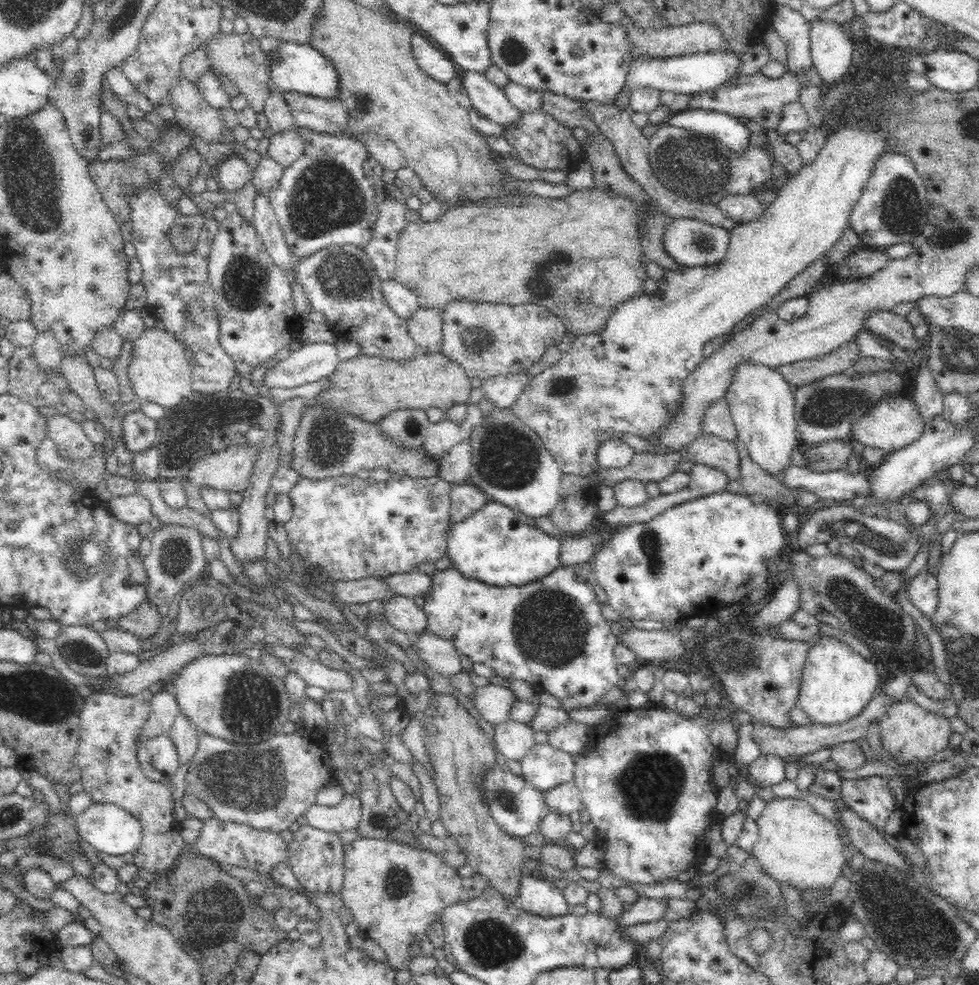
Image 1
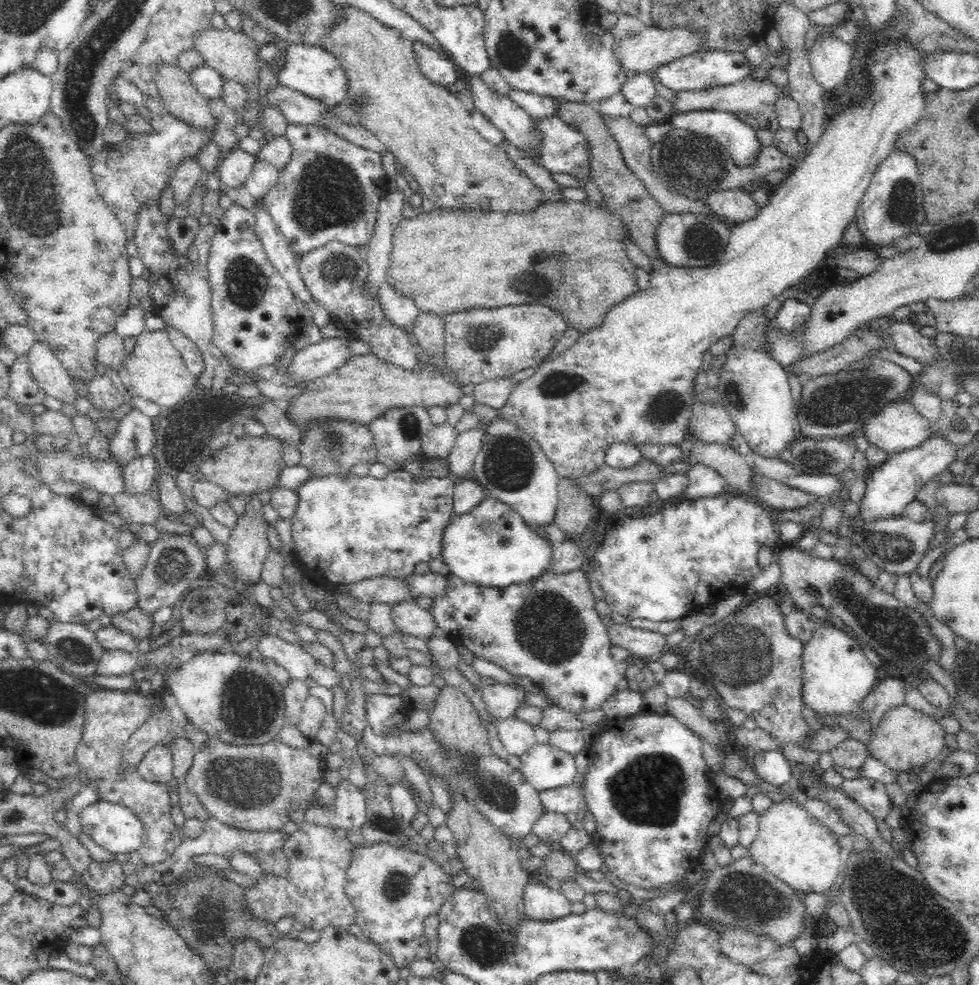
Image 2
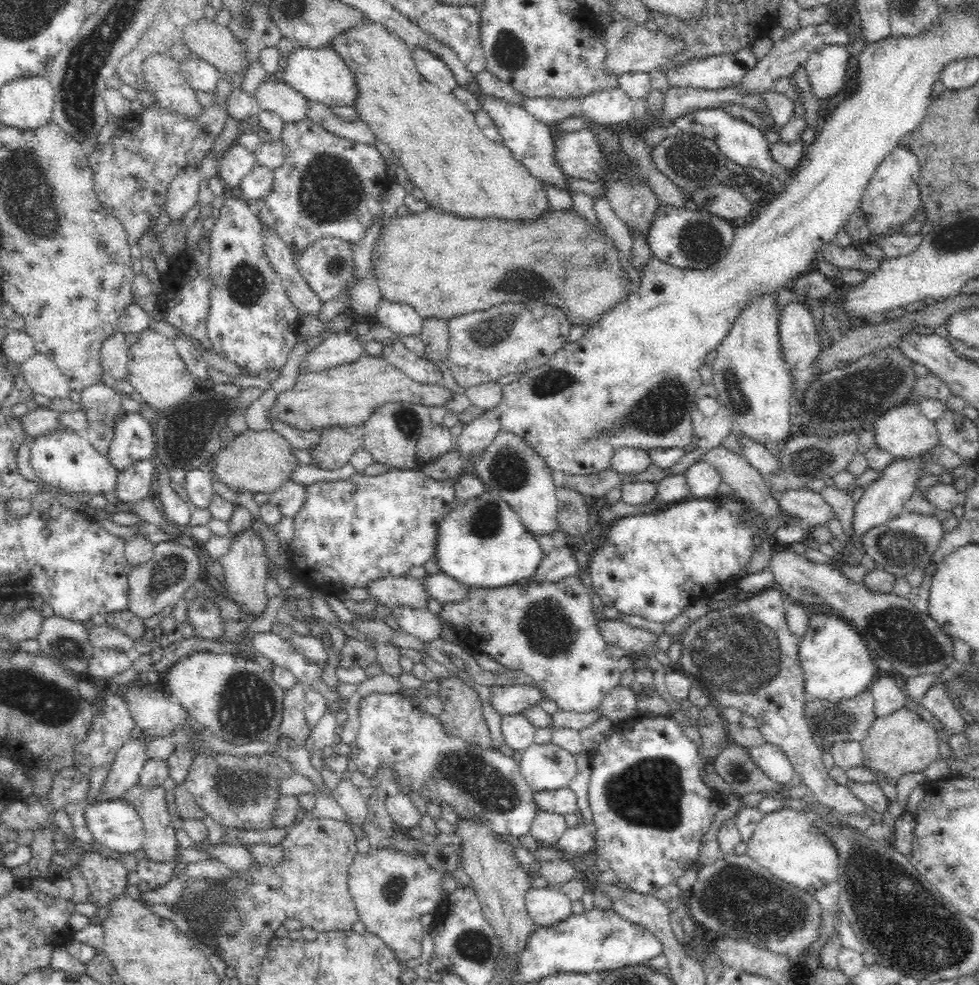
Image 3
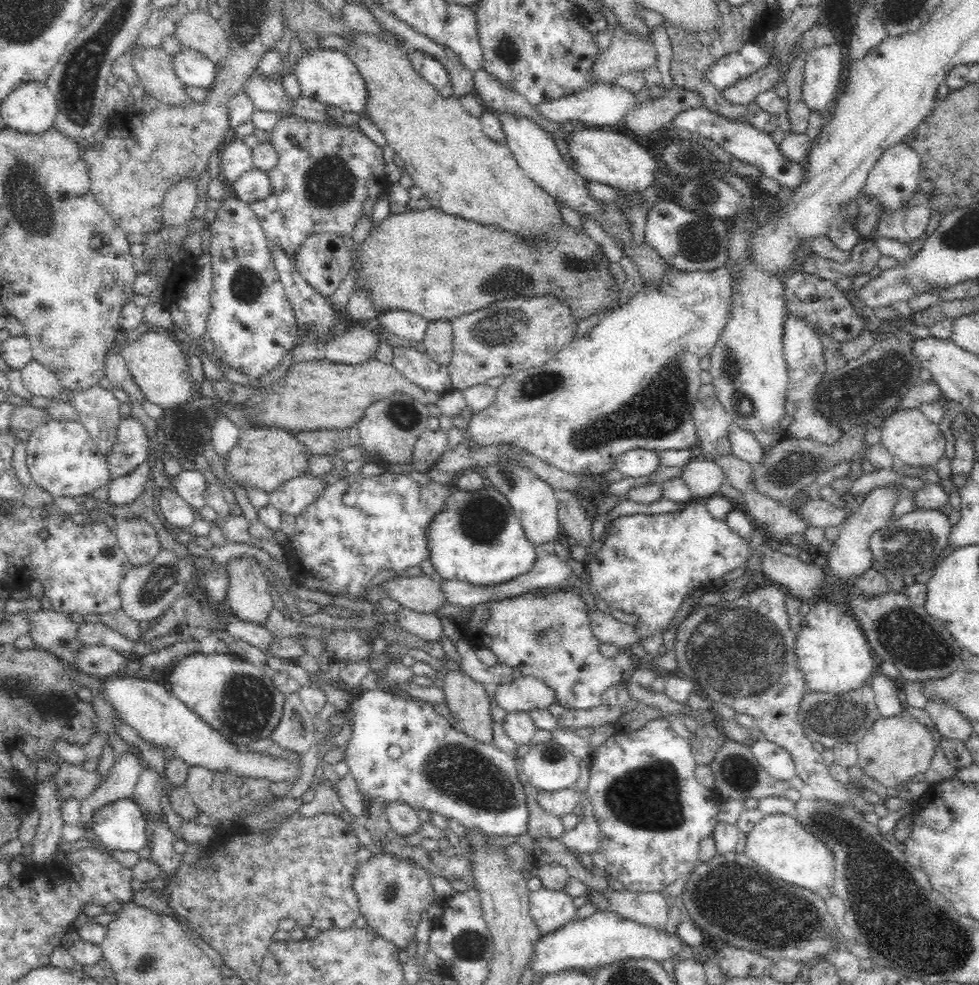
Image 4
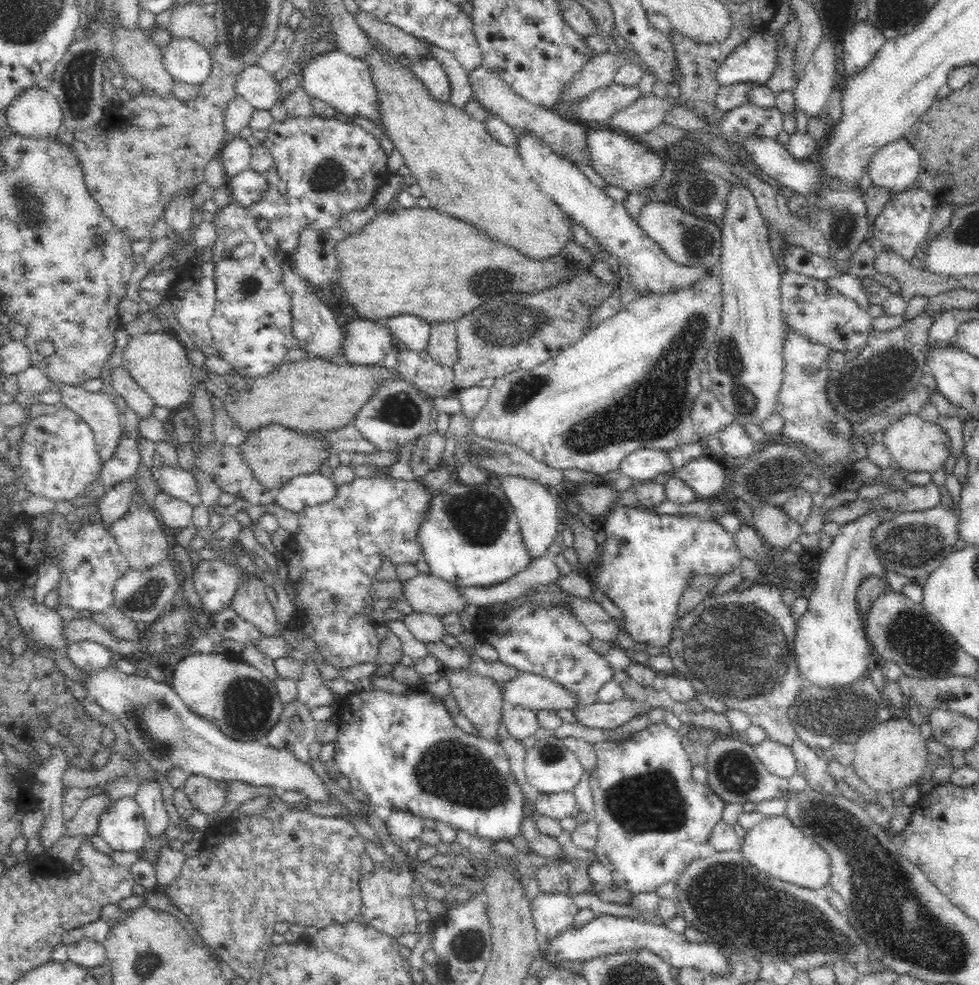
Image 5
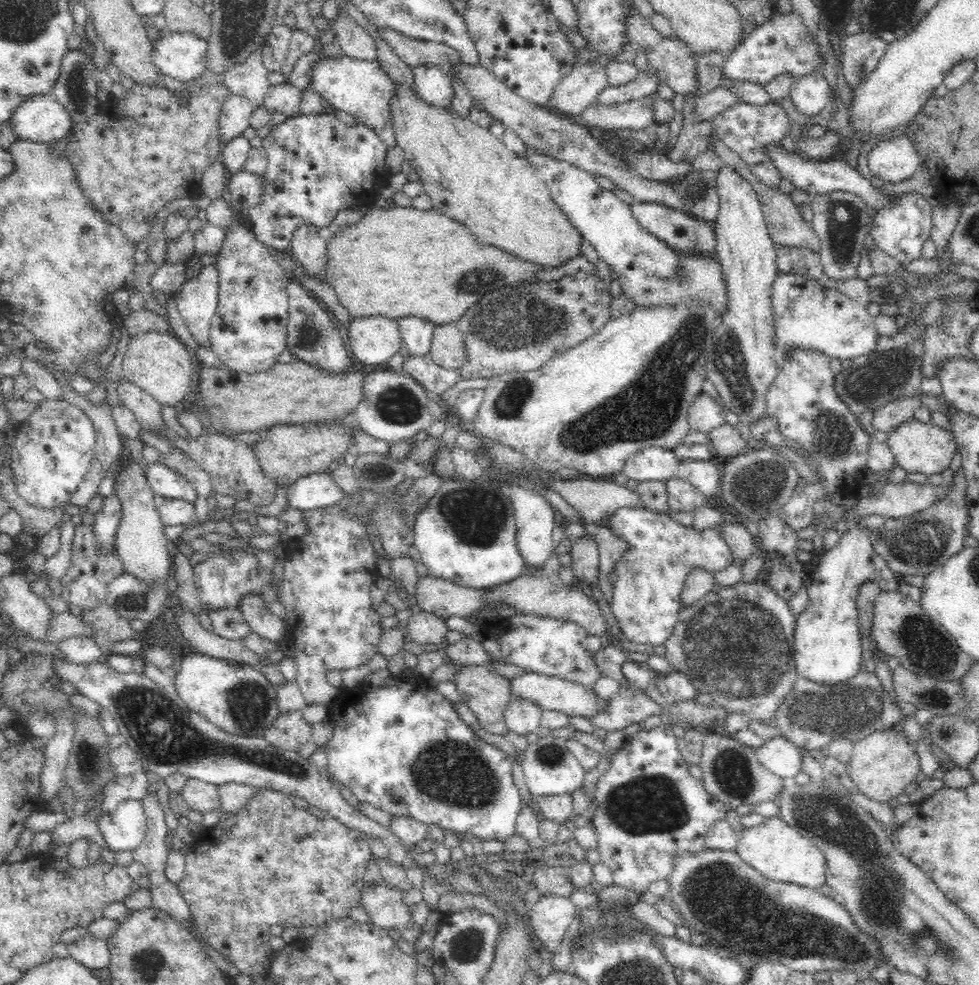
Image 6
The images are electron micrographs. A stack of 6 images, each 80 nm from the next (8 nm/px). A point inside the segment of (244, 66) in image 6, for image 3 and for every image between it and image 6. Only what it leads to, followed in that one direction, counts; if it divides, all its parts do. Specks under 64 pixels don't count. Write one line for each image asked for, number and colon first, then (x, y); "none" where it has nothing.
3: (278, 97)
4: (266, 94)
5: (258, 87)

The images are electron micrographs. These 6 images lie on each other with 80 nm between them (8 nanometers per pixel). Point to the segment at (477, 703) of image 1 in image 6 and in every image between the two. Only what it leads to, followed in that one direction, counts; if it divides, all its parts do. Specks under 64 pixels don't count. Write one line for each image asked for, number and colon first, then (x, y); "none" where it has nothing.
2: (501, 700)
3: (508, 699)
4: (526, 693)
5: (533, 691)
6: (549, 692)

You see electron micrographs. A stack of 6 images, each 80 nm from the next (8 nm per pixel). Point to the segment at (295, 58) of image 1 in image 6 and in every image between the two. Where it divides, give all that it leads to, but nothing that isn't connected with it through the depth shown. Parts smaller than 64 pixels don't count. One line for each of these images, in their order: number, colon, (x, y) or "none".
2: (310, 70)
3: (319, 74)
4: (327, 75)
5: (344, 82)
6: (361, 88)

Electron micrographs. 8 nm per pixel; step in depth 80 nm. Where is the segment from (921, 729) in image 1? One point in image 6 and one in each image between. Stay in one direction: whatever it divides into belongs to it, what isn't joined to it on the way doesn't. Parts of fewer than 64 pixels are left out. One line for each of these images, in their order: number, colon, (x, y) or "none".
2: (906, 738)
3: (902, 742)
4: (894, 749)
5: (891, 756)
6: (883, 763)

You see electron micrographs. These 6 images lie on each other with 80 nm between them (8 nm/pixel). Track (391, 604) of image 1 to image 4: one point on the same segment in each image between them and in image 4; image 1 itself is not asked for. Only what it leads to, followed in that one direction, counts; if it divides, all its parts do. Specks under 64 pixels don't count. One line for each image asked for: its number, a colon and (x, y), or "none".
2: (410, 618)
3: (421, 623)
4: (427, 626)

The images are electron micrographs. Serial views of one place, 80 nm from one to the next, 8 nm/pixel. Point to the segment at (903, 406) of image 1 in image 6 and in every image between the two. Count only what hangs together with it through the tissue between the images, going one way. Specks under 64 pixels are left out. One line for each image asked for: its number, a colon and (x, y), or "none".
2: (898, 426)
3: (903, 431)
4: (908, 435)
5: (917, 445)
6: (917, 447)

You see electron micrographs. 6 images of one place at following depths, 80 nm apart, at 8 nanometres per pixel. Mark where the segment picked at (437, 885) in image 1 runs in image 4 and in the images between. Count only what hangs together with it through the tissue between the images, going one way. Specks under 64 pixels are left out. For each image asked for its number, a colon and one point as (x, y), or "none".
2: (393, 890)
3: (391, 889)
4: (392, 893)

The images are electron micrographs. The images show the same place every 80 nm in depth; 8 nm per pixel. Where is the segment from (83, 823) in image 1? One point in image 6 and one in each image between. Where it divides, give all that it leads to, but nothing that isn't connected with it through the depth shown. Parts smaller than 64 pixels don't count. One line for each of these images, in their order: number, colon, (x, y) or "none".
2: (114, 827)
3: (116, 825)
4: (120, 825)
5: (122, 825)
6: (124, 828)

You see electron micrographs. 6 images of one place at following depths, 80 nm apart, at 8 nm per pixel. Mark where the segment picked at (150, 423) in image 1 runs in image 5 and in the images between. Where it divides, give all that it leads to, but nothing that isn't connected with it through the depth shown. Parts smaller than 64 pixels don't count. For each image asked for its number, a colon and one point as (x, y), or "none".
2: (135, 436)
3: (133, 439)
4: (132, 447)
5: (123, 463)

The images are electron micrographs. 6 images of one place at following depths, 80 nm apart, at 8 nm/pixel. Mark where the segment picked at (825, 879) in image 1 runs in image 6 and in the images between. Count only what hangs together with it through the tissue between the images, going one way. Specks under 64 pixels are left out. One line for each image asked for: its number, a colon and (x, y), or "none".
2: (797, 848)
3: (785, 842)
4: (778, 843)
5: (776, 847)
6: (775, 849)

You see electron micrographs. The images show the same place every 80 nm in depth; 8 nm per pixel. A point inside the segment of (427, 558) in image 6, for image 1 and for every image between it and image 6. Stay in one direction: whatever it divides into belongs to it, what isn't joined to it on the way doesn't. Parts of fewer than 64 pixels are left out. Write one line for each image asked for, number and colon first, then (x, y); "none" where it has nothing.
1: (492, 545)
2: (491, 545)
3: (482, 542)
4: (477, 538)
5: (470, 536)

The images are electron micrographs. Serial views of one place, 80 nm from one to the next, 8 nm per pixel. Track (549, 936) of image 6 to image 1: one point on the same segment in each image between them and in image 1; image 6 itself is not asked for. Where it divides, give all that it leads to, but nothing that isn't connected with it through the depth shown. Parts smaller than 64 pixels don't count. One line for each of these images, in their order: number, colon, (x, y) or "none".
1: (537, 894)
2: (541, 902)
3: (546, 907)
4: (550, 909)
5: (552, 913)

